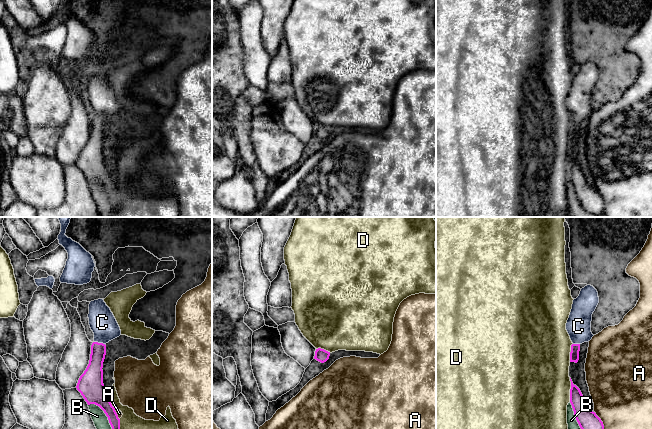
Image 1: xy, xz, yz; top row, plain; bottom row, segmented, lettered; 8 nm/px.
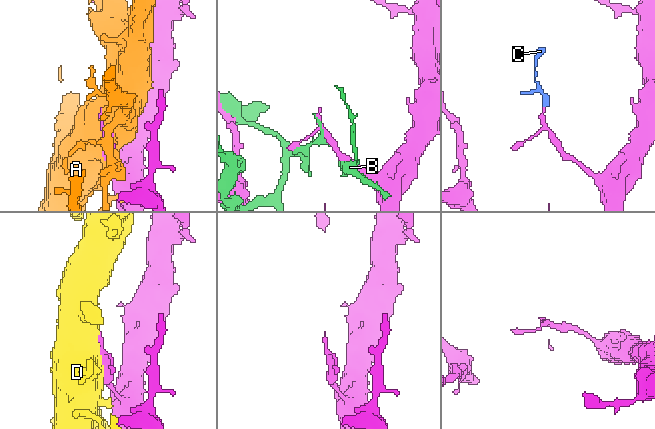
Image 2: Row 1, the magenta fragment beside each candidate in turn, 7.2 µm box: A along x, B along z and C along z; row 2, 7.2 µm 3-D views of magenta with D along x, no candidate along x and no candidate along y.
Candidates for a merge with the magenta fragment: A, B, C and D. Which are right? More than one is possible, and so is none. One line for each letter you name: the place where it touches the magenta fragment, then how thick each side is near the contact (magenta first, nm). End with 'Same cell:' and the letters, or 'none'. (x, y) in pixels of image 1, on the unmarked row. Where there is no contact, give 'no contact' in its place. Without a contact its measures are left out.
C: xy (99, 119) | 140/220 nm
Same cell: C

